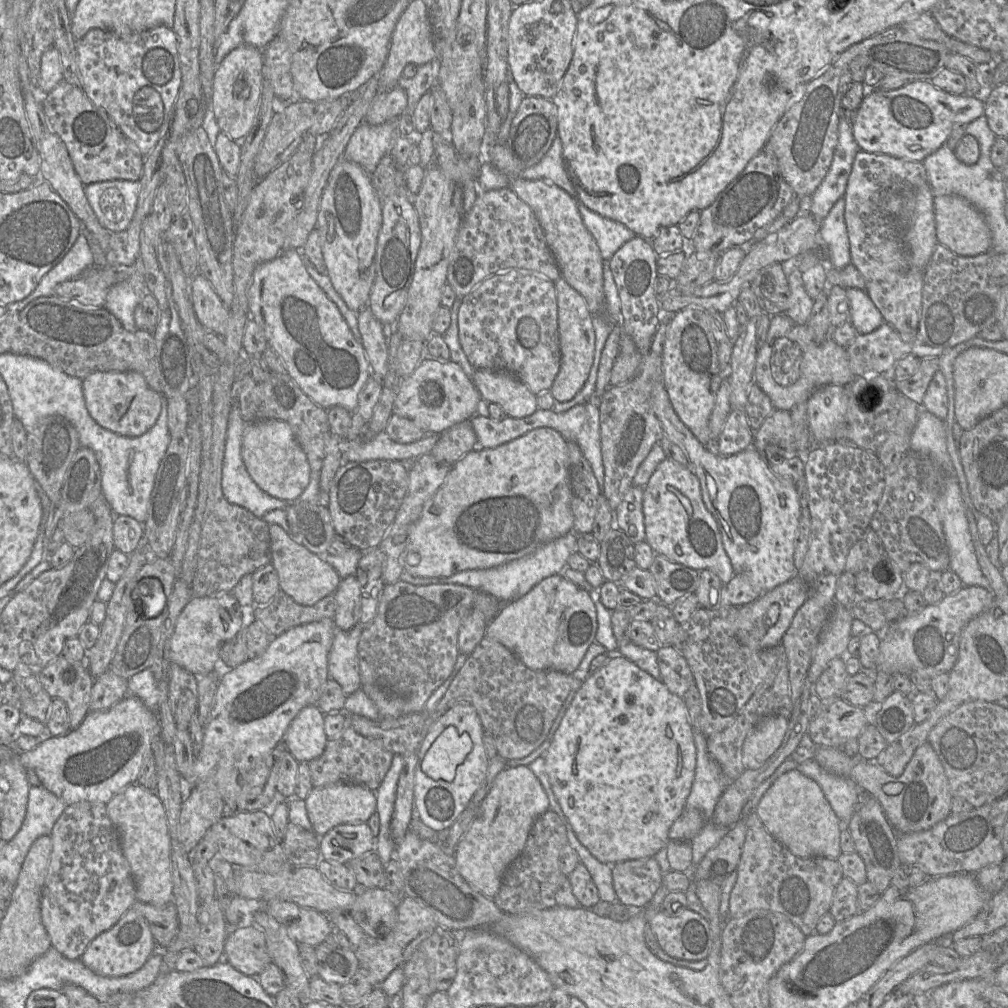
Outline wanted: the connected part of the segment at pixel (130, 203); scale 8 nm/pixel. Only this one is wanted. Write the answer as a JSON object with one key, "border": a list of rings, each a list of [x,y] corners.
{"border":[[[111,180],[85,185],[85,196],[100,225],[109,232],[125,230],[136,210],[140,182]]]}

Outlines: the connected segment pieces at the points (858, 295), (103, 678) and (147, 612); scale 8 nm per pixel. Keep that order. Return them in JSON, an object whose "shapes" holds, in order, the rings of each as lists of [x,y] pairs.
{"shapes":[[[[846,288],[846,292],[850,302],[849,321],[858,334],[871,333],[884,323],[882,314],[866,291],[857,288]]],[[[108,669],[94,680],[91,690],[90,711],[106,710],[127,695],[128,679]]],[[[155,578],[143,579],[133,591],[132,597],[137,614],[144,618],[158,616],[166,606],[167,598],[162,585]]]]}

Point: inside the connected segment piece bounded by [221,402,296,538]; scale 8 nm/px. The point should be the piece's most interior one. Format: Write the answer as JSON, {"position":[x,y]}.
{"position":[238,487]}

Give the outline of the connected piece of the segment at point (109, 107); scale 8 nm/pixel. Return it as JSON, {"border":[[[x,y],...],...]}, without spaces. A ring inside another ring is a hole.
{"border":[[[156,27],[129,38],[91,29],[76,41],[76,53],[80,87],[86,97],[107,113],[142,156],[148,155],[166,131],[181,85],[173,29]]]}

